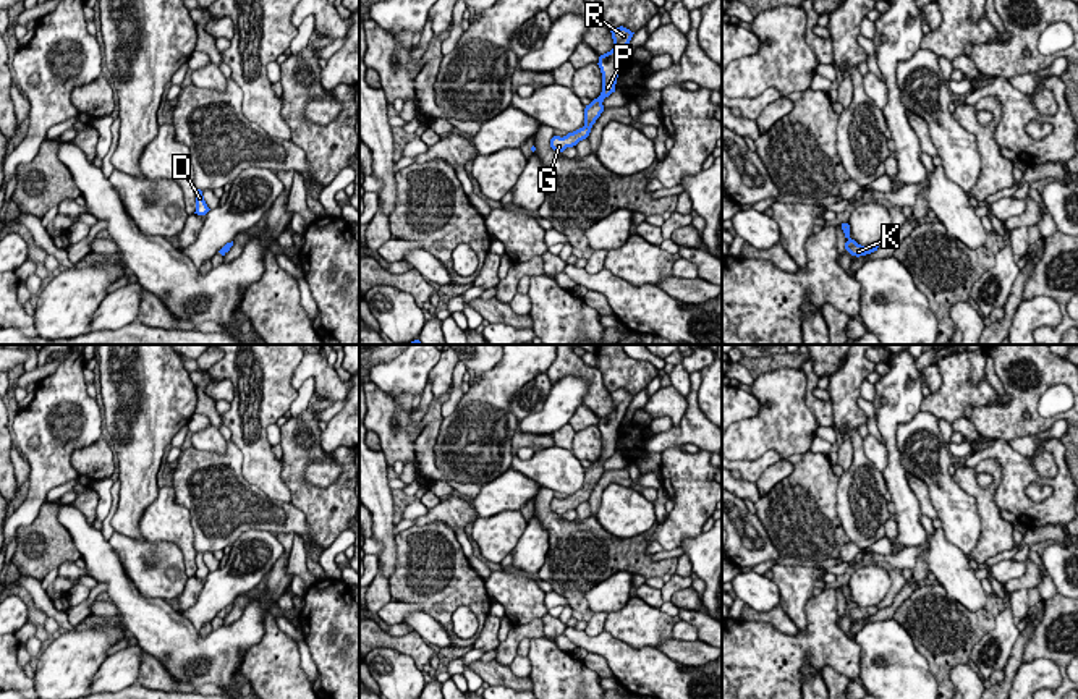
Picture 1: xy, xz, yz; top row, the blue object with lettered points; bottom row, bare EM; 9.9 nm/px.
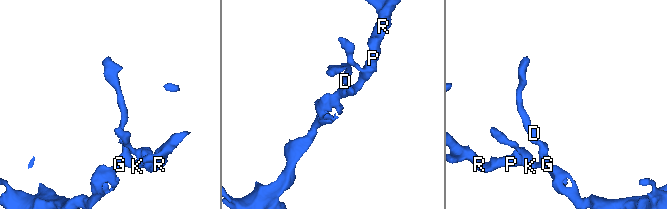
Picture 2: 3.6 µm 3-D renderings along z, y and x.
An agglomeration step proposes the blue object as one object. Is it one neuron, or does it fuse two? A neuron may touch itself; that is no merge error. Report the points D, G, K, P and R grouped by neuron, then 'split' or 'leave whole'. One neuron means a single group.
D G K P R; leave whole

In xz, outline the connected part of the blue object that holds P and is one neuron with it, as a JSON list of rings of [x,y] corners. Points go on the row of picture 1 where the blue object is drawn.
[[[620,26],[610,31],[613,39],[613,49],[604,55],[599,57],[599,68],[602,73],[602,92],[597,99],[594,99],[589,105],[584,108],[584,126],[568,133],[567,136],[554,136],[550,139],[550,147],[557,152],[563,152],[567,147],[576,146],[579,141],[586,139],[591,133],[592,125],[604,112],[604,99],[609,97],[612,92],[615,92],[615,84],[618,78],[618,65],[620,60],[625,57],[625,52],[628,49],[628,44],[634,32],[630,29]]]

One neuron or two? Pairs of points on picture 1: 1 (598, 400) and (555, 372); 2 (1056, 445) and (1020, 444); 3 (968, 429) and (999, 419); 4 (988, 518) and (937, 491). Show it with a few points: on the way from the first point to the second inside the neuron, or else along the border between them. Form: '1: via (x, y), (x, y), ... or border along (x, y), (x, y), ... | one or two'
1: via (596, 385), (585, 371), (570, 369) | one
2: border along (1059, 437), (1048, 442) | two
3: border along (968, 418), (983, 436) | two
4: border along (954, 481), (976, 505), (980, 539), (973, 549) | two

